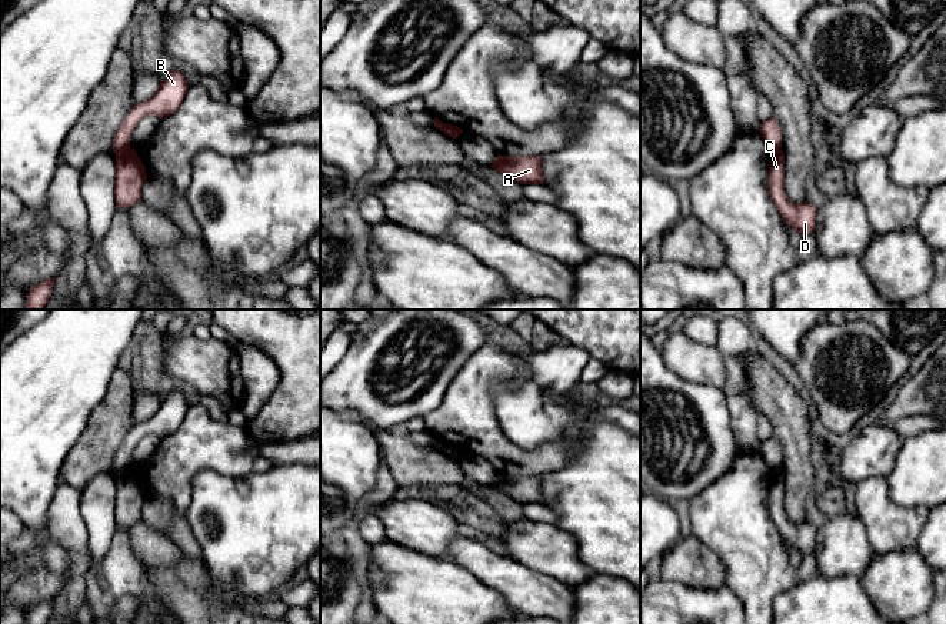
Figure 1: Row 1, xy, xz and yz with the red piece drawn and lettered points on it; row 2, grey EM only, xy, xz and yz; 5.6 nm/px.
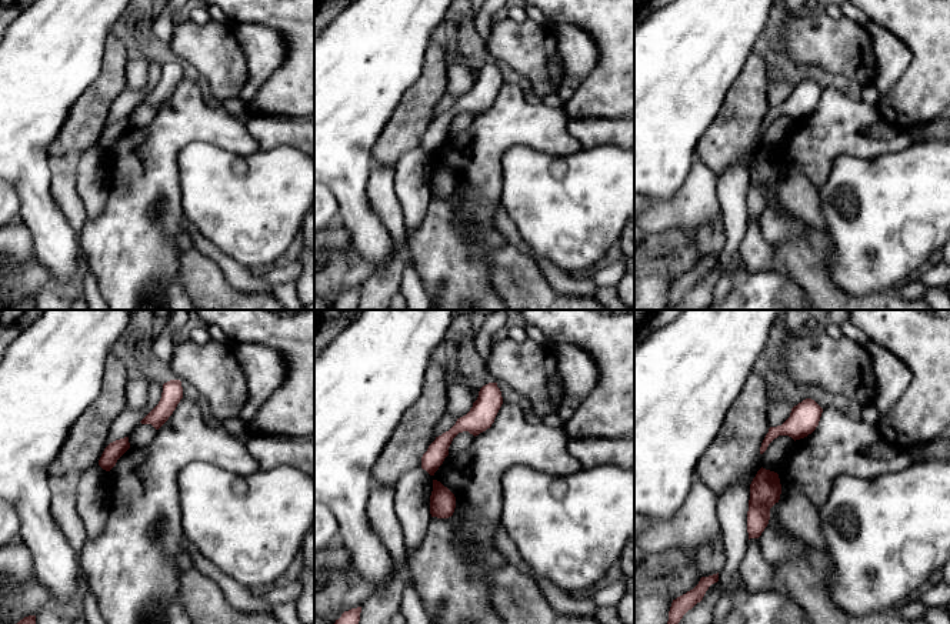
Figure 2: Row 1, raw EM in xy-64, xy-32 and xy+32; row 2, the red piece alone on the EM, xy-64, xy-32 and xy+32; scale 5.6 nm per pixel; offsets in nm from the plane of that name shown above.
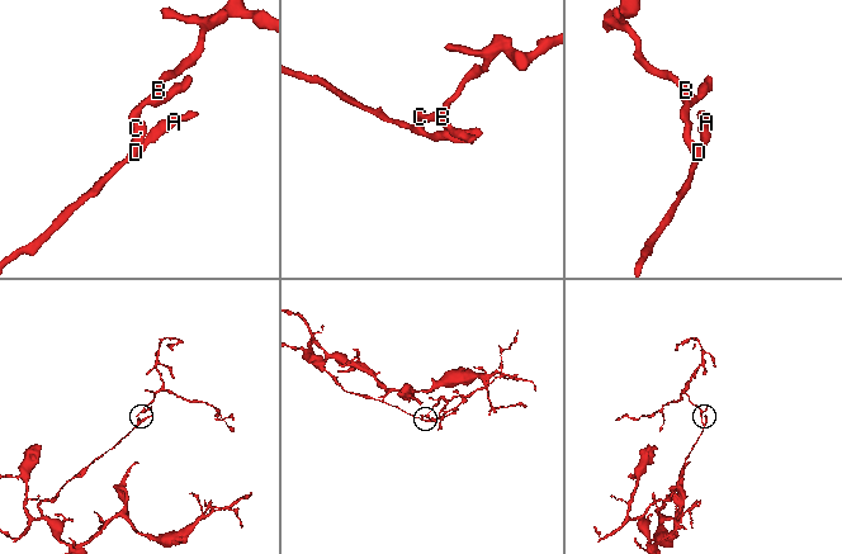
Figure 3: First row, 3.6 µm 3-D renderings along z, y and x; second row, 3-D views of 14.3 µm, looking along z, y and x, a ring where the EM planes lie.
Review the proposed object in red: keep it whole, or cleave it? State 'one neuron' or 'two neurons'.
two neurons

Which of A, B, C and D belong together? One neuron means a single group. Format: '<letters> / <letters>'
A C D / B

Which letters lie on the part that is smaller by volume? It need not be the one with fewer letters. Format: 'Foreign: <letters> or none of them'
Foreign: B

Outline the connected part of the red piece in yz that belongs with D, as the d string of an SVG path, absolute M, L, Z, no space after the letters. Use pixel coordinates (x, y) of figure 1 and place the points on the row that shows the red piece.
M777 150L772 156L769 176L767 176L767 190L772 201L777 207L783 221L789 224L795 231L802 236L810 234L816 227L816 213L817 208L803 201L800 204L793 204L785 190L785 156L782 150Z

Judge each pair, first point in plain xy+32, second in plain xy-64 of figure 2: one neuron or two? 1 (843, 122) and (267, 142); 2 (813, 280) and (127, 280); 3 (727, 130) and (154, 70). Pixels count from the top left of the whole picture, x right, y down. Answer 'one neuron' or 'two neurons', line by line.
1: two neurons
2: two neurons
3: two neurons

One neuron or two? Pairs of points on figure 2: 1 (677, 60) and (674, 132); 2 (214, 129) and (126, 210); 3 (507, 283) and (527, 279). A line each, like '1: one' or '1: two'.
1: one
2: one
3: one

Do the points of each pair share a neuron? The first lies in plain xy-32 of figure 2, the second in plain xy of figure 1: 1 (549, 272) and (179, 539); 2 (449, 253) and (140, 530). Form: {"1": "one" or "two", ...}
{"1": "one", "2": "two"}

